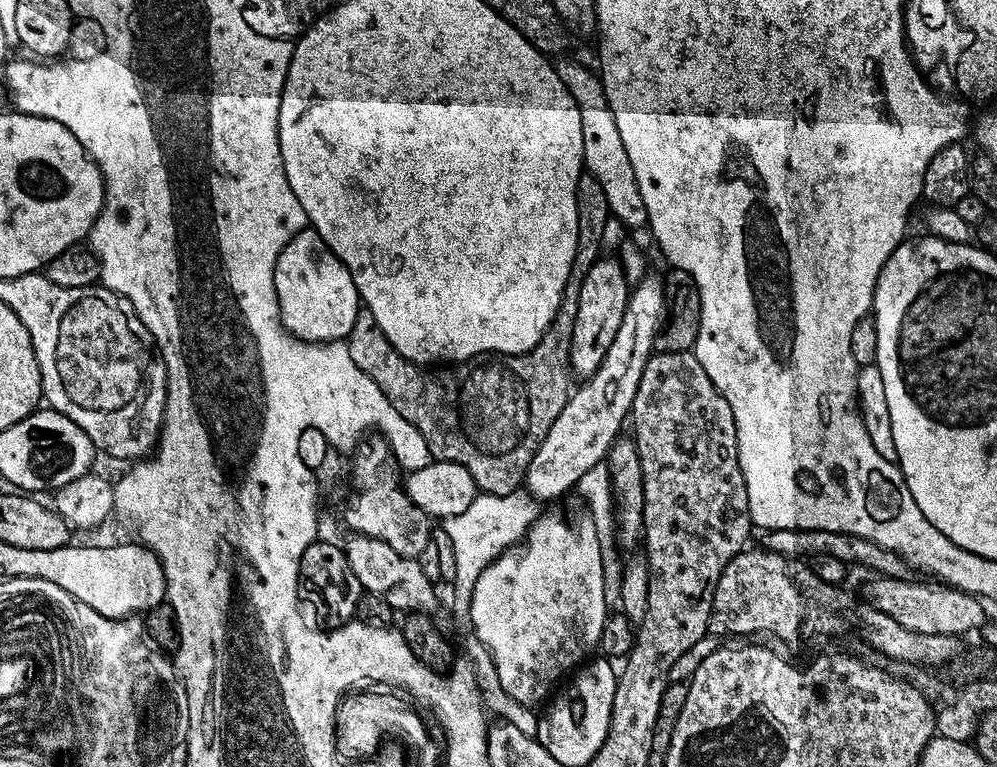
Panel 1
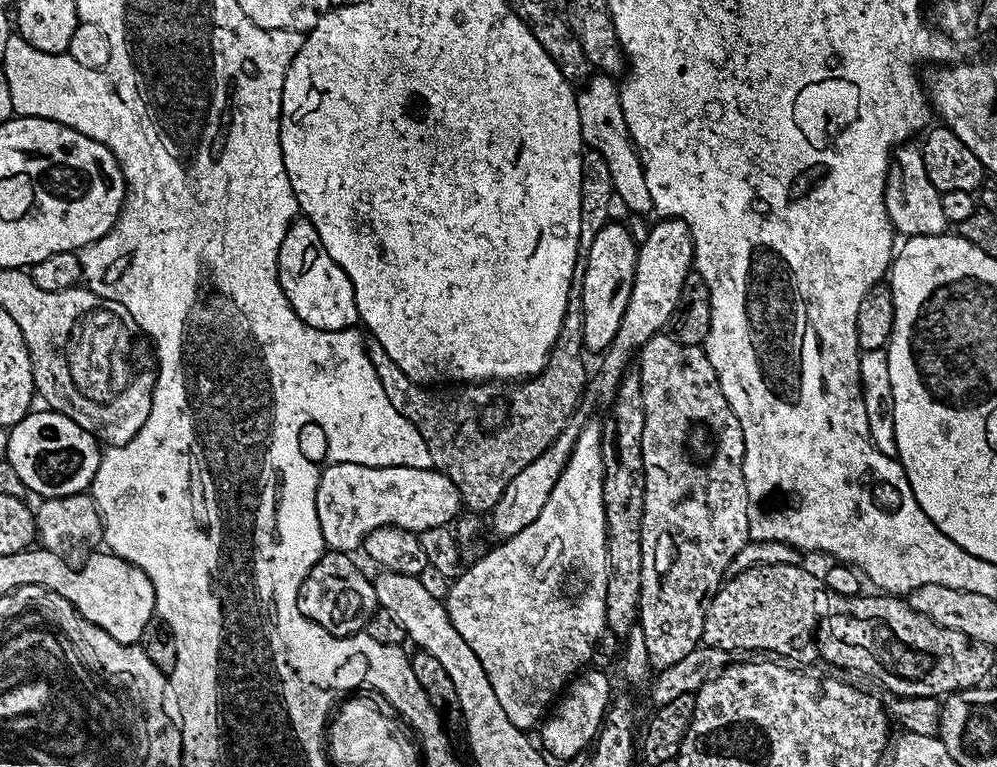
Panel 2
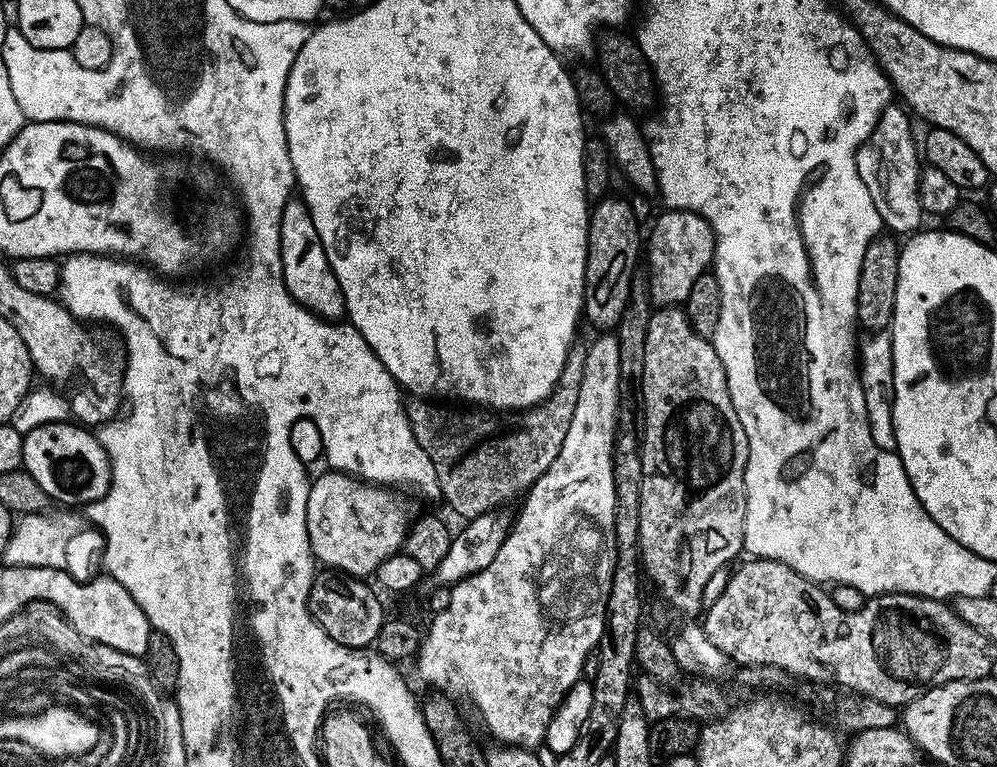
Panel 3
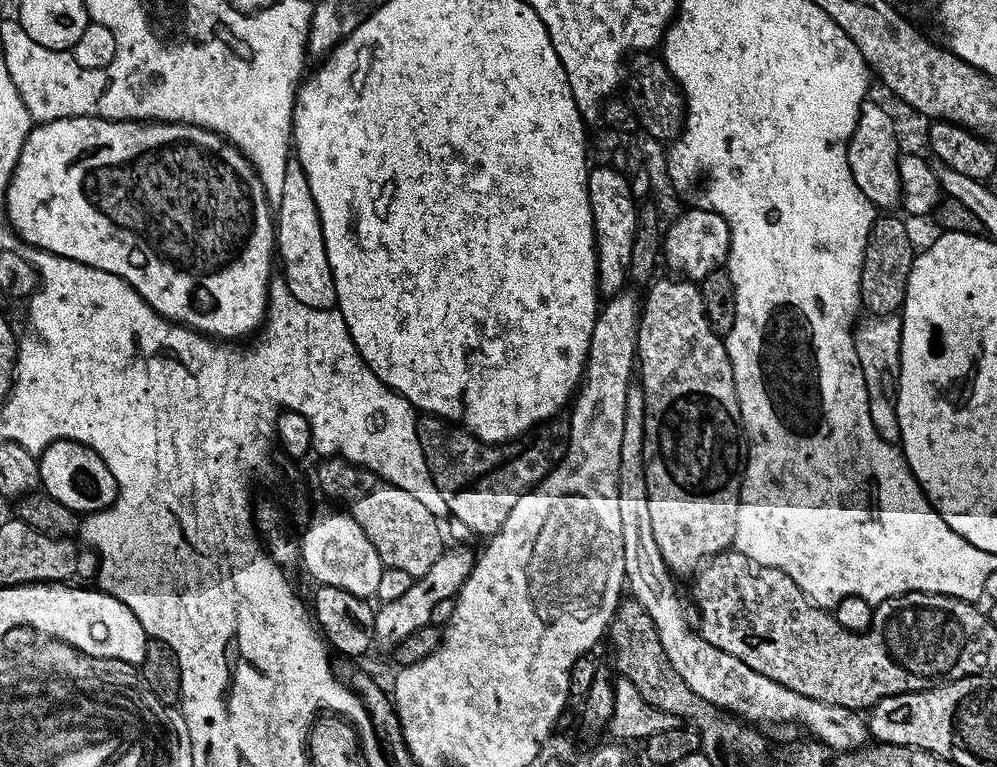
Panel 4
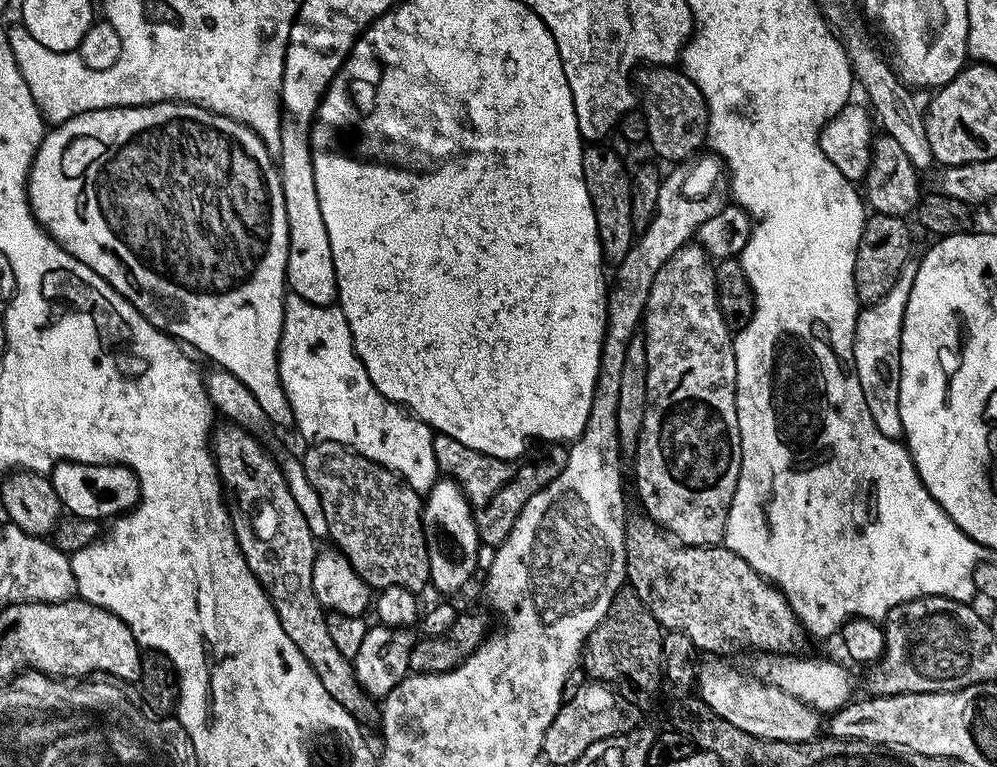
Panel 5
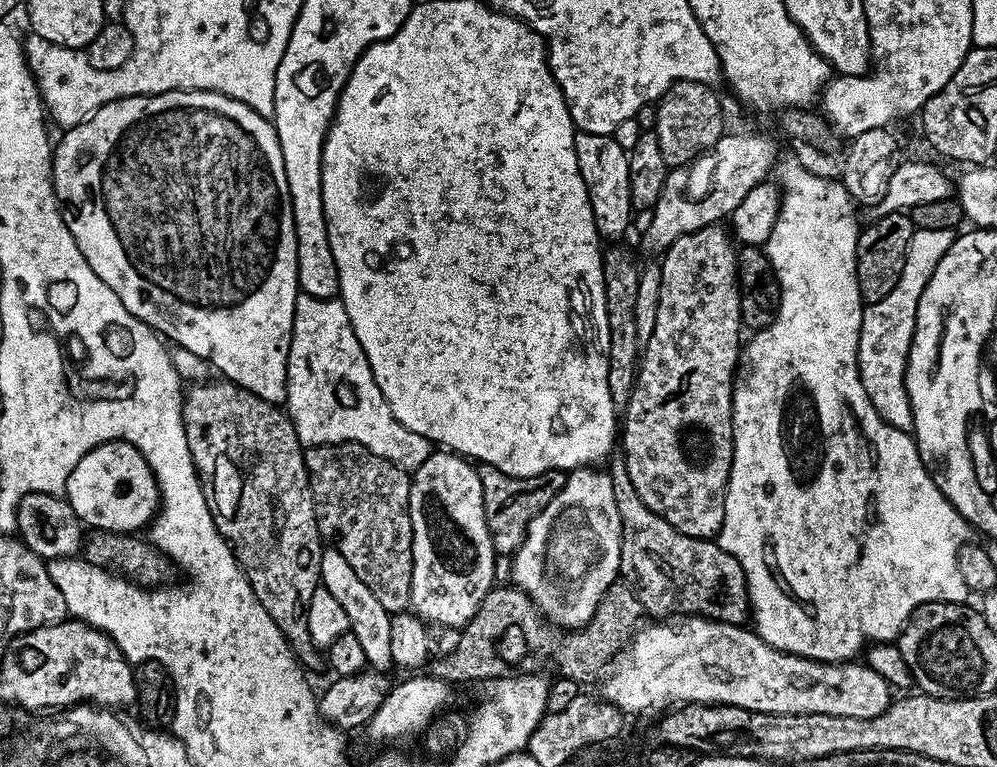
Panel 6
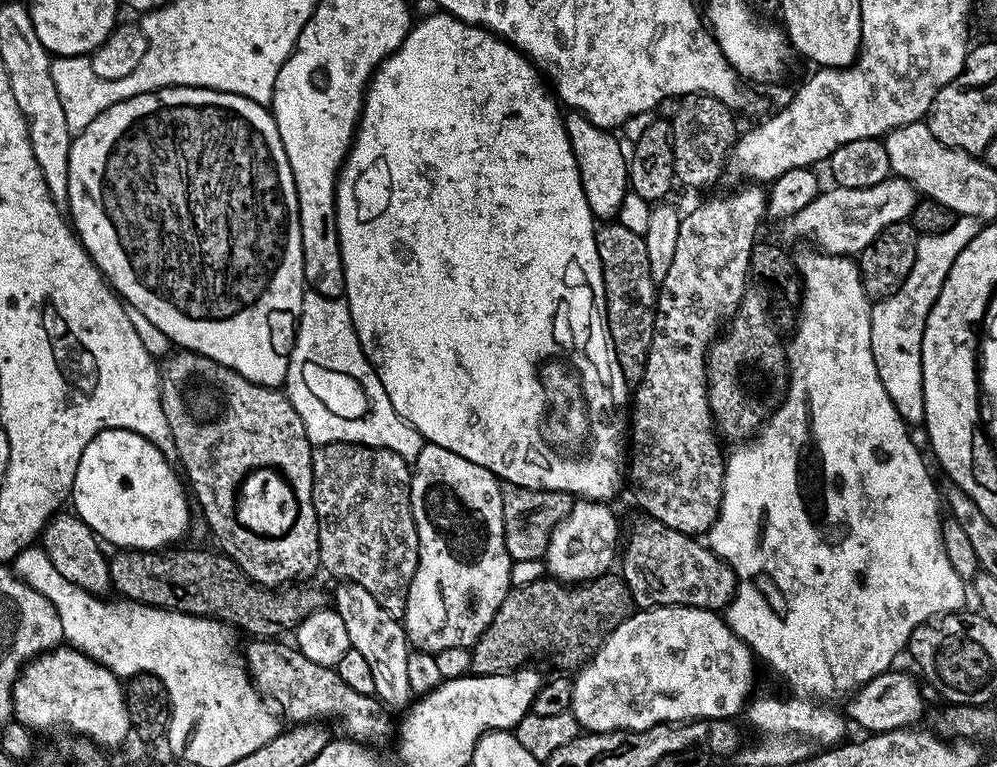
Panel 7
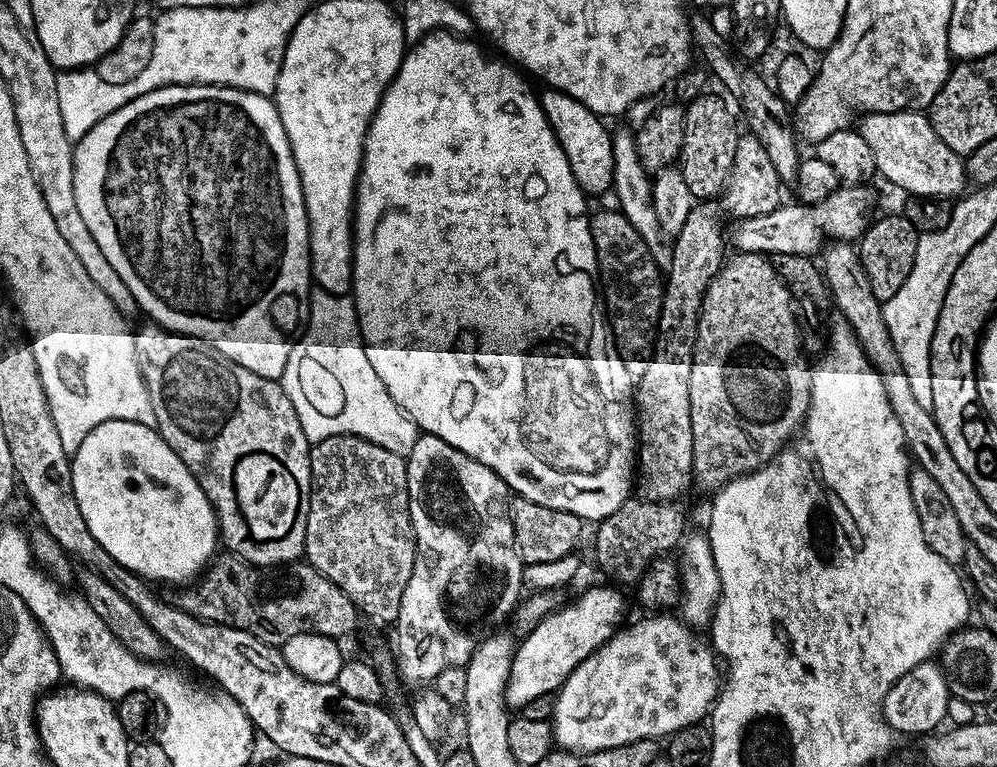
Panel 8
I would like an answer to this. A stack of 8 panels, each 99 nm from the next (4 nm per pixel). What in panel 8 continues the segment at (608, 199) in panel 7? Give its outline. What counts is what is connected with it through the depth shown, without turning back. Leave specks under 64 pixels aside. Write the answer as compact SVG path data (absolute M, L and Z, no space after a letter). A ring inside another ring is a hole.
M548 88L539 93L540 105L558 138L558 146L566 154L566 162L570 162L570 170L578 182L578 186L589 197L603 197L612 188L614 178L614 146L612 132L605 121L591 112L578 98L557 88Z

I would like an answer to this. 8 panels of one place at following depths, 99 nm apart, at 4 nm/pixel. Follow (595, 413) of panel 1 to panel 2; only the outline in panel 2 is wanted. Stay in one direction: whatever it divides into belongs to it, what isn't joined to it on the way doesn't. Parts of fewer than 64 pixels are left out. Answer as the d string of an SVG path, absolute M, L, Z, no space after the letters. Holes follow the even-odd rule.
M671 218L657 219L657 224L653 223L649 227L649 237L646 242L642 242L636 249L636 269L634 270L634 290L630 290L630 302L626 302L626 314L622 314L622 326L618 326L618 334L614 334L614 342L610 342L608 351L603 353L600 364L600 373L593 375L590 380L590 396L596 400L601 400L604 406L611 405L616 396L616 387L620 384L628 364L633 363L634 357L643 348L644 344L652 336L665 331L664 323L671 321L676 314L676 307L680 301L680 291L686 282L686 278L693 271L694 246L692 245L692 235L690 226L686 222ZM568 423L562 430L562 434L558 434L556 441L545 452L538 454L538 458L534 458L534 462L530 462L526 470L521 470L516 477L510 478L510 486L502 490L502 498L498 498L490 513L492 532L500 536L496 538L507 538L526 530L526 526L530 526L530 522L534 522L534 518L542 514L542 506L546 506L546 498L550 498L550 490L554 490L554 482L558 482L570 458L572 448L576 445L577 431L575 423Z

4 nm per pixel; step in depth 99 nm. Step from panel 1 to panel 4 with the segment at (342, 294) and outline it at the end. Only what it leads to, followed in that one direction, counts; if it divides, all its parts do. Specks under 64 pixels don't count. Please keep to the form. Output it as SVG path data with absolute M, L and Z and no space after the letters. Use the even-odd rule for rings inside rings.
M289 159L286 166L286 179L282 190L282 202L275 205L274 223L276 226L276 247L278 249L278 260L284 263L282 275L285 282L290 286L290 294L298 298L311 308L336 308L336 287L330 270L330 262L326 258L326 242L322 234L322 222L318 214L318 206L314 202L314 194L310 194L310 182L306 182L306 174L302 170L300 161Z

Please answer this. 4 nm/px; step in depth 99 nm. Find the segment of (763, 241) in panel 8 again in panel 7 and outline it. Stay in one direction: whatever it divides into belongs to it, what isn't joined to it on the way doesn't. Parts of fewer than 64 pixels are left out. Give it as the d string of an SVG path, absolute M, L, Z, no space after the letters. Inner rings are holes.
M890 174L882 182L875 183L870 187L842 187L832 186L832 189L825 189L816 196L814 202L805 209L790 216L781 225L782 236L786 240L815 240L816 245L827 255L851 255L858 256L864 252L865 247L870 244L881 233L886 226L896 224L898 221L908 220L913 210L919 203L920 196L914 185L898 175Z

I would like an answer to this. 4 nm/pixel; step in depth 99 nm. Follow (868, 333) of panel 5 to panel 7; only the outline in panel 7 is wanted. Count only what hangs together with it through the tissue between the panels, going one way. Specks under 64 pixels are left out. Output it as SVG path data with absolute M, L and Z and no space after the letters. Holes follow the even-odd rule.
M957 215L950 230L920 236L916 242L914 266L910 266L906 282L902 282L894 294L872 304L870 350L874 350L874 366L878 366L878 378L882 378L882 386L886 386L890 402L894 402L894 410L898 410L909 425L919 425L926 410L922 390L922 334L926 330L926 318L942 290L942 282L946 282L946 274L950 274L950 266L954 266L954 258L966 250L970 238L977 236L981 227L979 219Z

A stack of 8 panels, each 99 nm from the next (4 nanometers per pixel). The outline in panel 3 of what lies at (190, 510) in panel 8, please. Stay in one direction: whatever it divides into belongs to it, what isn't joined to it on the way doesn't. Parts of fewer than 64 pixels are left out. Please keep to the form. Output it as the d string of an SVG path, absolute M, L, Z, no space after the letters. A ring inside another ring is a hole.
M61 422L58 424L43 424L38 426L34 430L23 433L24 437L24 463L22 465L23 471L30 474L30 478L34 478L34 482L38 482L38 486L42 486L42 490L46 490L49 501L58 503L60 506L87 506L95 502L95 500L101 500L108 493L109 486L112 485L112 464L108 460L106 450L100 444L99 435L95 431L89 430L87 427L81 426L76 422Z

